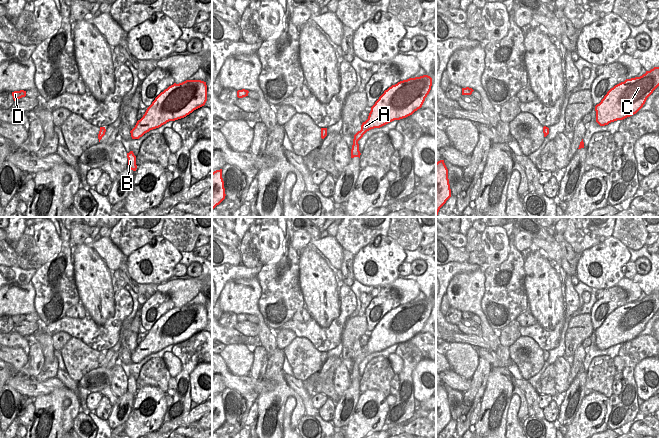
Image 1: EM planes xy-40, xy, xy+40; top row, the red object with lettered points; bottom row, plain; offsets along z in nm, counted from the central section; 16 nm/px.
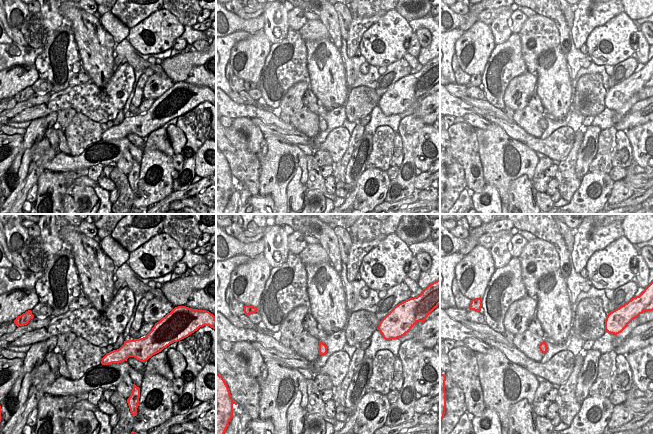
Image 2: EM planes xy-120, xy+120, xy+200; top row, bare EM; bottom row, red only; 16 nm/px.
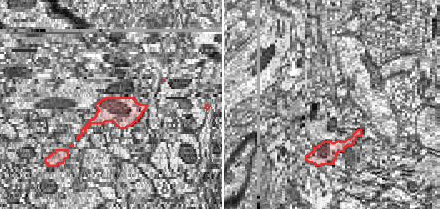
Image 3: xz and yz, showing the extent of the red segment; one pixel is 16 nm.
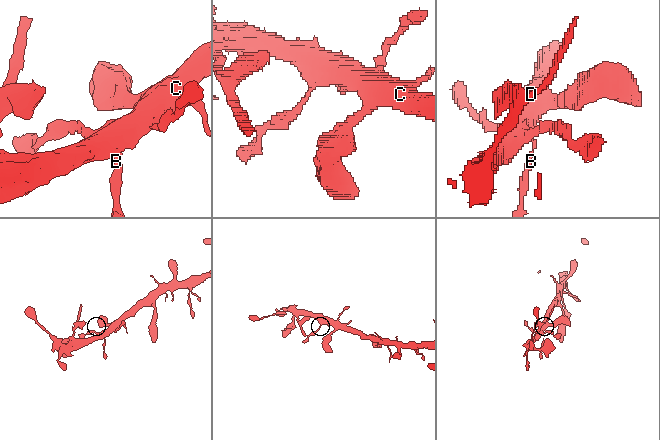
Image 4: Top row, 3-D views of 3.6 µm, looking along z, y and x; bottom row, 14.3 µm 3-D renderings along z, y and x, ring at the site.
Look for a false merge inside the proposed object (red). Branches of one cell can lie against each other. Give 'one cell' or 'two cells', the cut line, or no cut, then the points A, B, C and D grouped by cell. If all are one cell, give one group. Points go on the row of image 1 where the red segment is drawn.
one cell | no cut | A B C D

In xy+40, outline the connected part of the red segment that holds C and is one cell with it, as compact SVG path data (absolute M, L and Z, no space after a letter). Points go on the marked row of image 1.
M659 67L615 85L595 106L596 122L605 126L636 114L658 86Z

